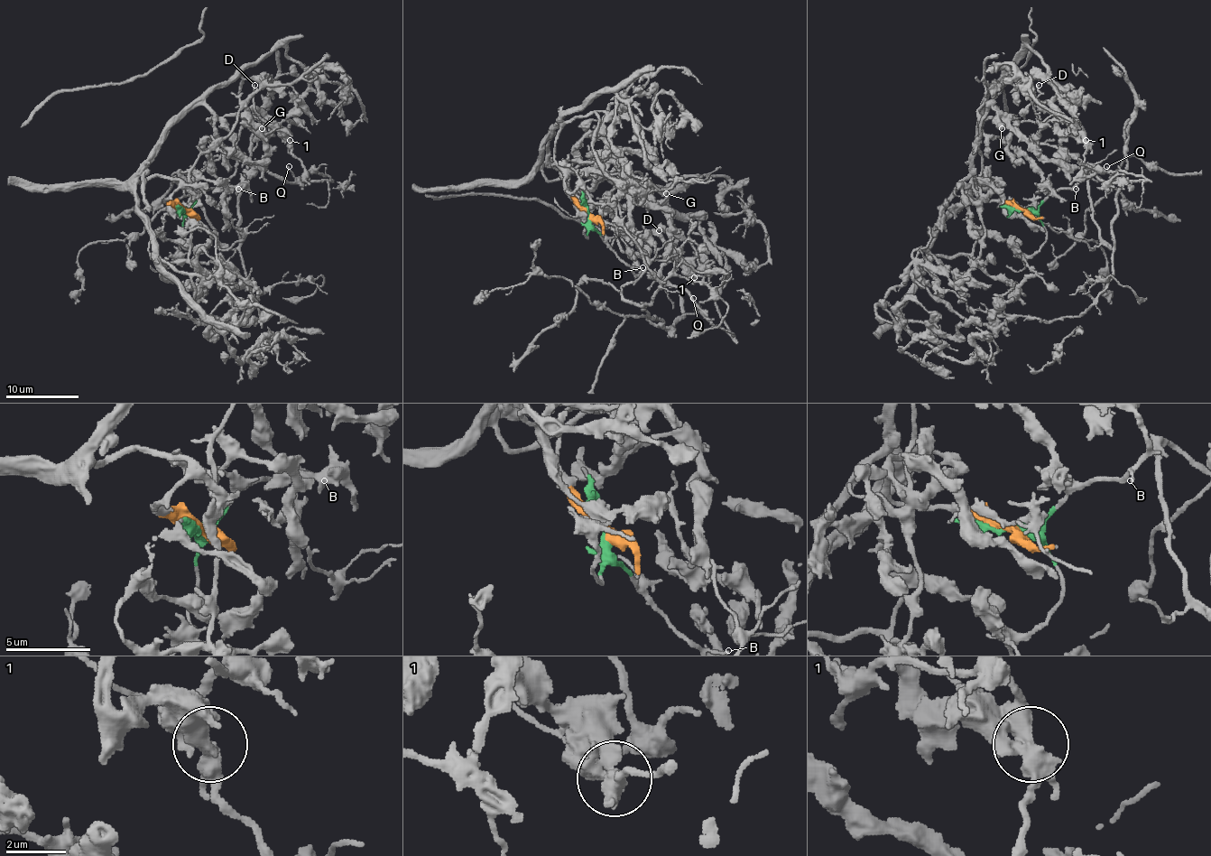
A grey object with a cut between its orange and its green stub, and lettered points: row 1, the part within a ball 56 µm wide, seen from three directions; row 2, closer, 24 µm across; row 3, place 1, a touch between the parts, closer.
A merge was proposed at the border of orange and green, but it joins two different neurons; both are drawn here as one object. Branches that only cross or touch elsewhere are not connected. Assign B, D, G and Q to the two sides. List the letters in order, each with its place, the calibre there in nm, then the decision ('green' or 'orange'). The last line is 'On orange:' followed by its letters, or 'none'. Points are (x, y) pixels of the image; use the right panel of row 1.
B: place (1076, 189); calibre 150 nm; green
D: place (1039, 85); calibre 170 nm; green
G: place (1002, 128); calibre 500 nm; orange
Q: place (1106, 166); calibre 140 nm; green
On orange: G

